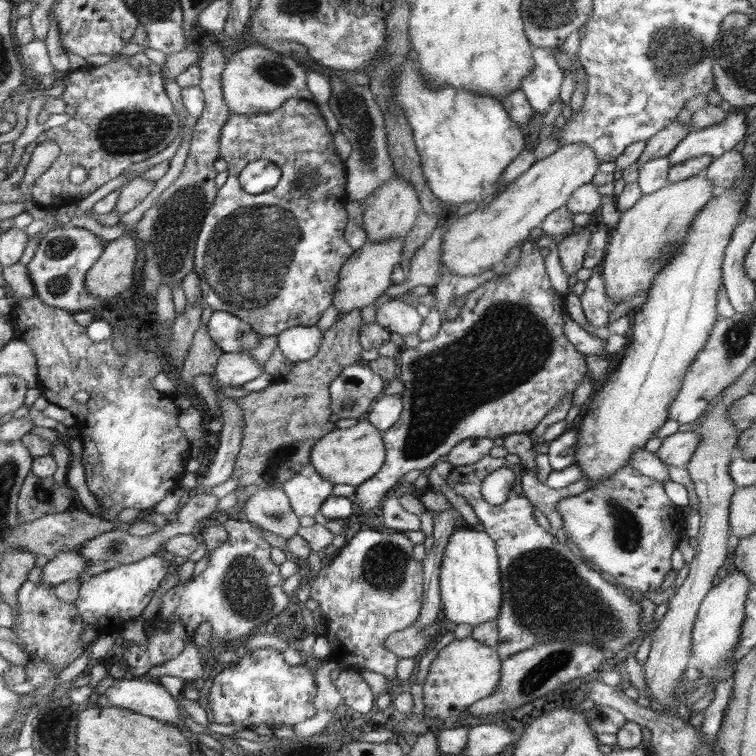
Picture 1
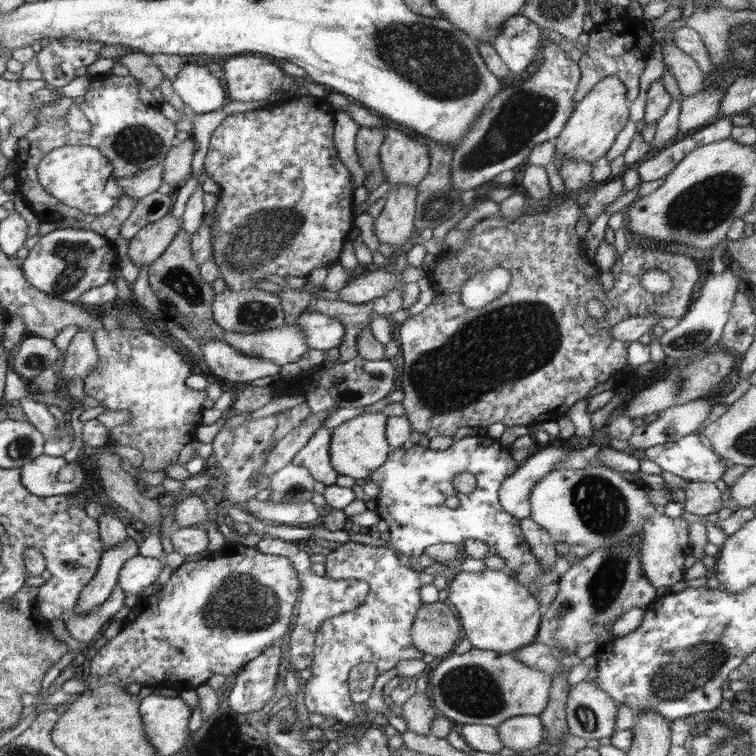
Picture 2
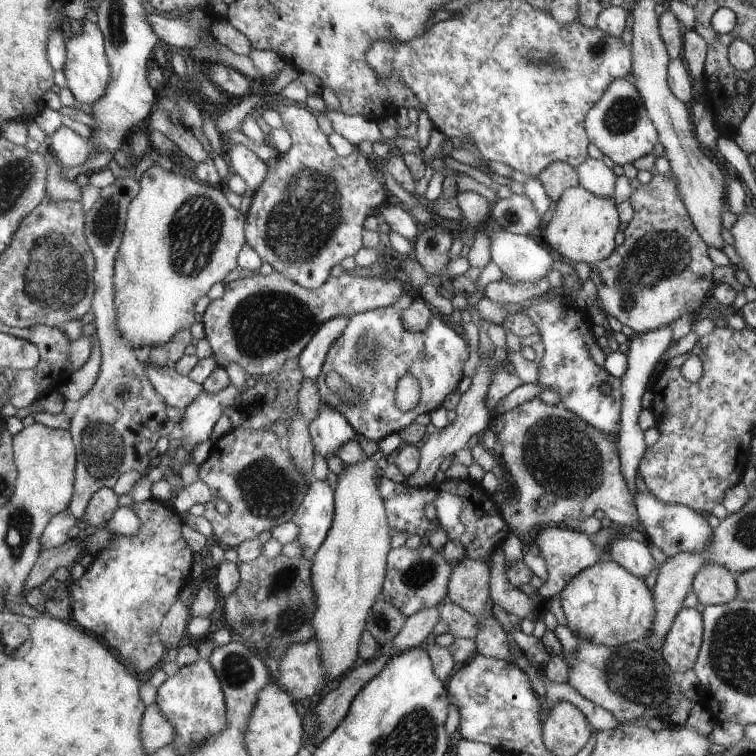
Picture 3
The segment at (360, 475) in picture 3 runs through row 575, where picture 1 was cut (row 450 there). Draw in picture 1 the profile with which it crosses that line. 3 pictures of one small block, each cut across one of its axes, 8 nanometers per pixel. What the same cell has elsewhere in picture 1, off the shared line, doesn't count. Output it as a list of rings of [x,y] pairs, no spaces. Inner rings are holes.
[[[358,421],[350,428],[337,428],[324,435],[312,447],[310,463],[316,472],[333,485],[350,484],[359,487],[377,475],[386,463],[387,447],[383,441],[383,433],[370,421]]]

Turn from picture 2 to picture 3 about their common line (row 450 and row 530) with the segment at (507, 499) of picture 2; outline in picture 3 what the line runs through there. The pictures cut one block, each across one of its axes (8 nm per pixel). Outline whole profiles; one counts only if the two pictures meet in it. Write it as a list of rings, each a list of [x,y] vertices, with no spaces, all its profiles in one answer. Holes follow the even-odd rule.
[[[548,526],[536,534],[531,549],[545,558],[548,571],[548,579],[544,580],[537,575],[532,576],[531,585],[540,593],[544,599],[562,593],[568,582],[575,577],[576,573],[595,565],[600,560],[605,560],[606,553],[598,550],[589,536],[584,533],[564,529],[562,527]]]

